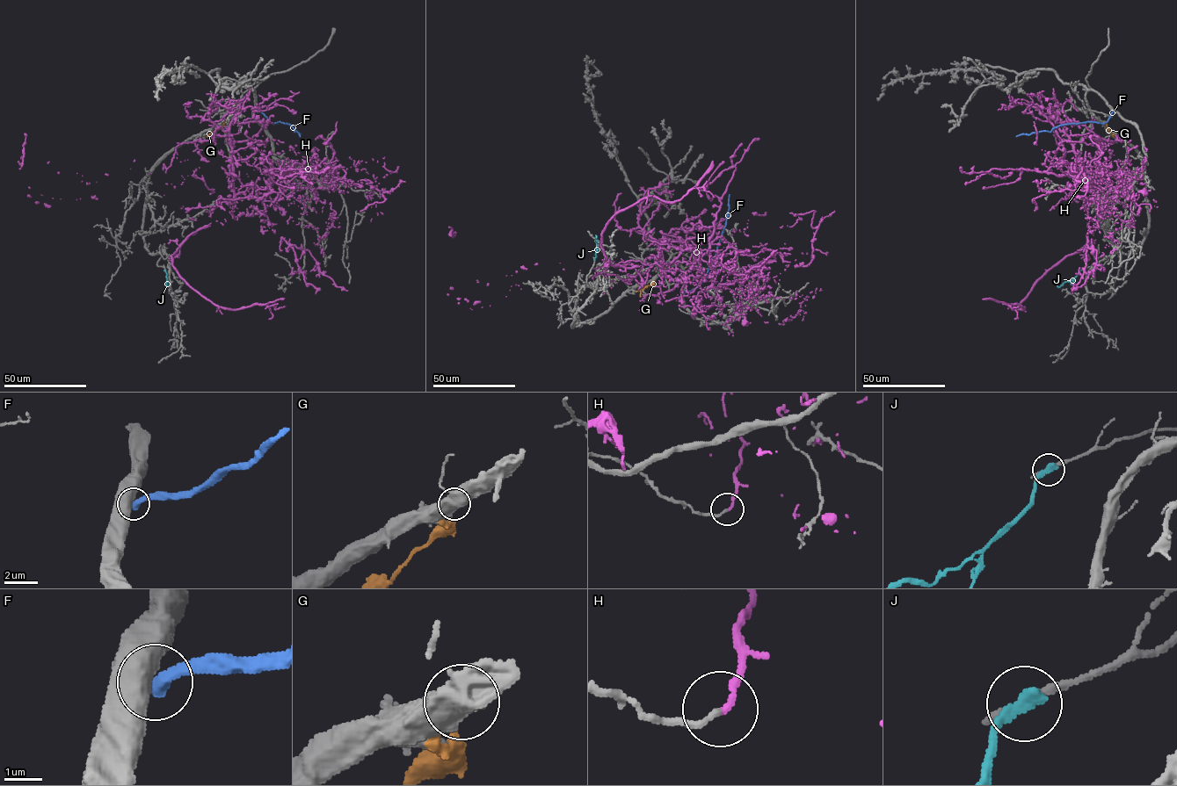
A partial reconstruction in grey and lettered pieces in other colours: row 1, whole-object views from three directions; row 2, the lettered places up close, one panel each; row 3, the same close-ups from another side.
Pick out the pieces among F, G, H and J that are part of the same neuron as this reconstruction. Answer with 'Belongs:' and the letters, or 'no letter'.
Belongs: no letter

